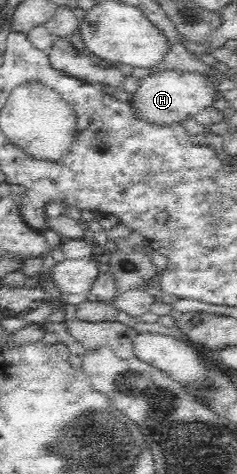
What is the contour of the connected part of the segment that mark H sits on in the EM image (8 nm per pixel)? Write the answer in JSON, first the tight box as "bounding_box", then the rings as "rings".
{"bounding_box":[132,69,219,124],"rings":[[[178,69],[151,73],[143,80],[139,80],[139,89],[133,95],[132,103],[138,112],[150,122],[160,124],[174,124],[189,118],[194,118],[199,111],[213,105],[219,99],[219,90],[214,78],[205,73],[198,73],[193,69]]]}

